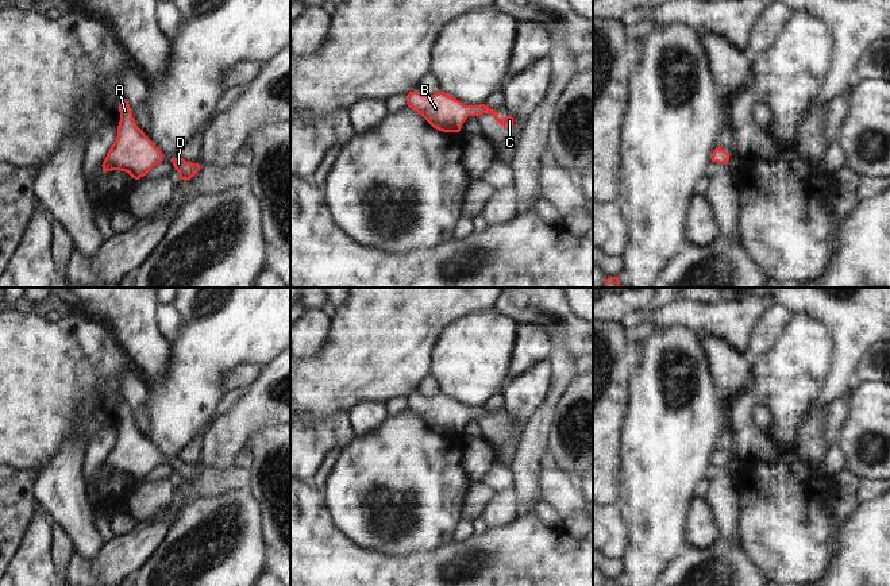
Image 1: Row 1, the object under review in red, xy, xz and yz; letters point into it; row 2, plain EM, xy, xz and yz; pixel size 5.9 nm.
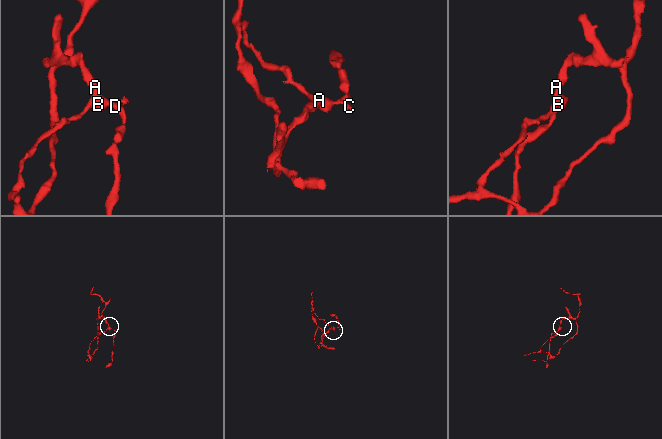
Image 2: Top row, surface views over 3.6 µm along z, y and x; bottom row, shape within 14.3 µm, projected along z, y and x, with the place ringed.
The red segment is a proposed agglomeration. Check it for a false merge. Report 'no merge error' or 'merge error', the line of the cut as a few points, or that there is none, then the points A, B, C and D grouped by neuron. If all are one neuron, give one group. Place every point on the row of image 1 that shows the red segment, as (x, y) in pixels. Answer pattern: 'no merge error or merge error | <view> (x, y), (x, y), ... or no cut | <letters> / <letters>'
no merge error | no cut | A B C D

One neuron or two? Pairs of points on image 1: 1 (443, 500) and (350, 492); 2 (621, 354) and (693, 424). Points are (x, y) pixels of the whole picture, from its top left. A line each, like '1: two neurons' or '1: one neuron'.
1: one neuron
2: two neurons

